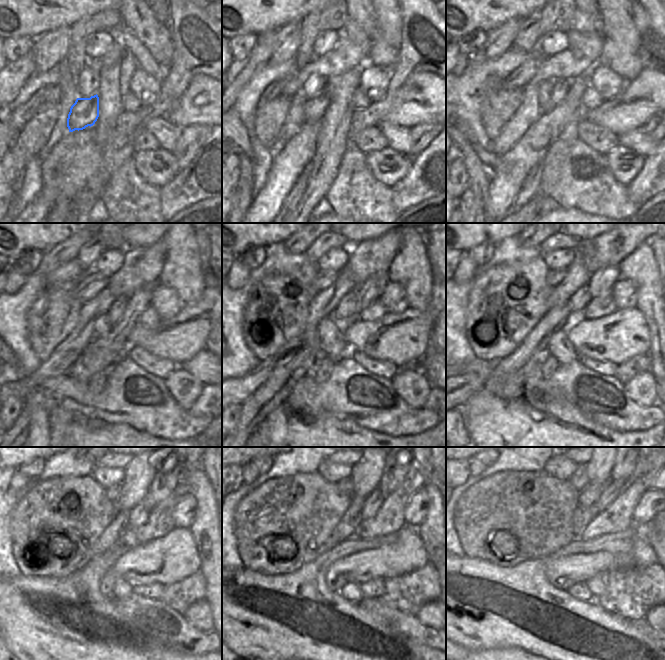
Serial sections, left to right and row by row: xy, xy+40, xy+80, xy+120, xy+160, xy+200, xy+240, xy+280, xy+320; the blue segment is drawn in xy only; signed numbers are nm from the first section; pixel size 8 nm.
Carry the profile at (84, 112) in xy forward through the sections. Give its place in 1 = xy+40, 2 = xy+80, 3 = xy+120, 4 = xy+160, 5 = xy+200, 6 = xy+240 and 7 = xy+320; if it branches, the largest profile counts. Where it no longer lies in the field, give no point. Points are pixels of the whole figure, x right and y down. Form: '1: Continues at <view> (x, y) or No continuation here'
1: Continues at xy+40 (314, 108)
2: Continues at xy+80 (561, 87)
3: Continues at xy+120 (117, 309)
4: Continues at xy+160 (344, 310)
5: Continues at xy+200 (581, 297)
6: Continues at xy+240 (138, 515)
7: Continues at xy+320 (613, 489).

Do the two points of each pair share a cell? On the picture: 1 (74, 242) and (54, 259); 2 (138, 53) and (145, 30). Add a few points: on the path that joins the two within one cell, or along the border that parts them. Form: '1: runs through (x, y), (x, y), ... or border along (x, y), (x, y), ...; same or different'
1: runs through (69, 247), (59, 254); same
2: border along (125, 25), (142, 43), (155, 61); different

